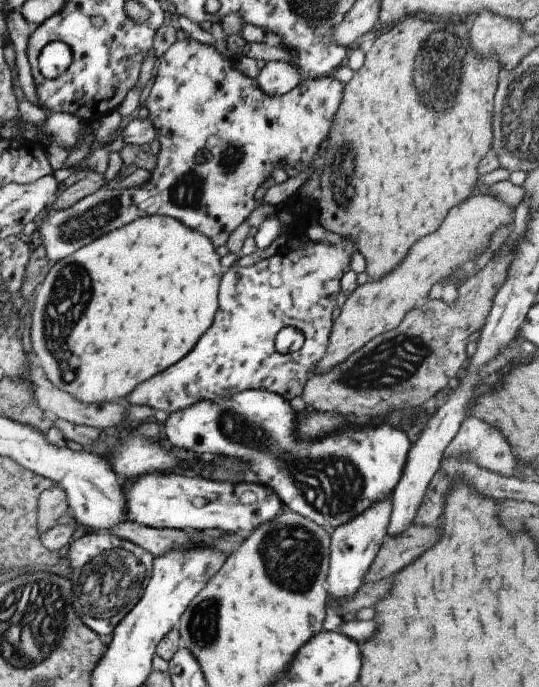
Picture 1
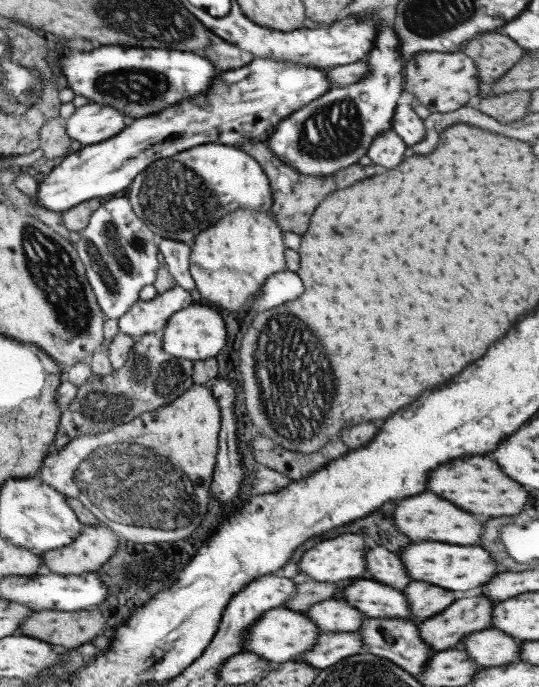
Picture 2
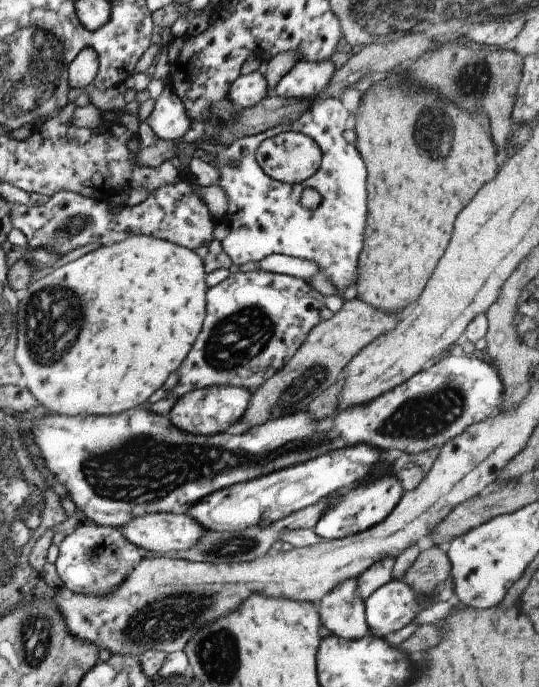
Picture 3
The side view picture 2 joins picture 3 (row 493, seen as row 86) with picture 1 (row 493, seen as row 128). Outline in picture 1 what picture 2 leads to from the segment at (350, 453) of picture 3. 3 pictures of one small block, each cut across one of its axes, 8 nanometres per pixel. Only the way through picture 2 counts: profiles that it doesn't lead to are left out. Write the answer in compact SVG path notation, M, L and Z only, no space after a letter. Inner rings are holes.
M152 472L122 483L126 496L126 521L156 529L254 531L285 509L276 492L259 483L216 482L200 474Z

